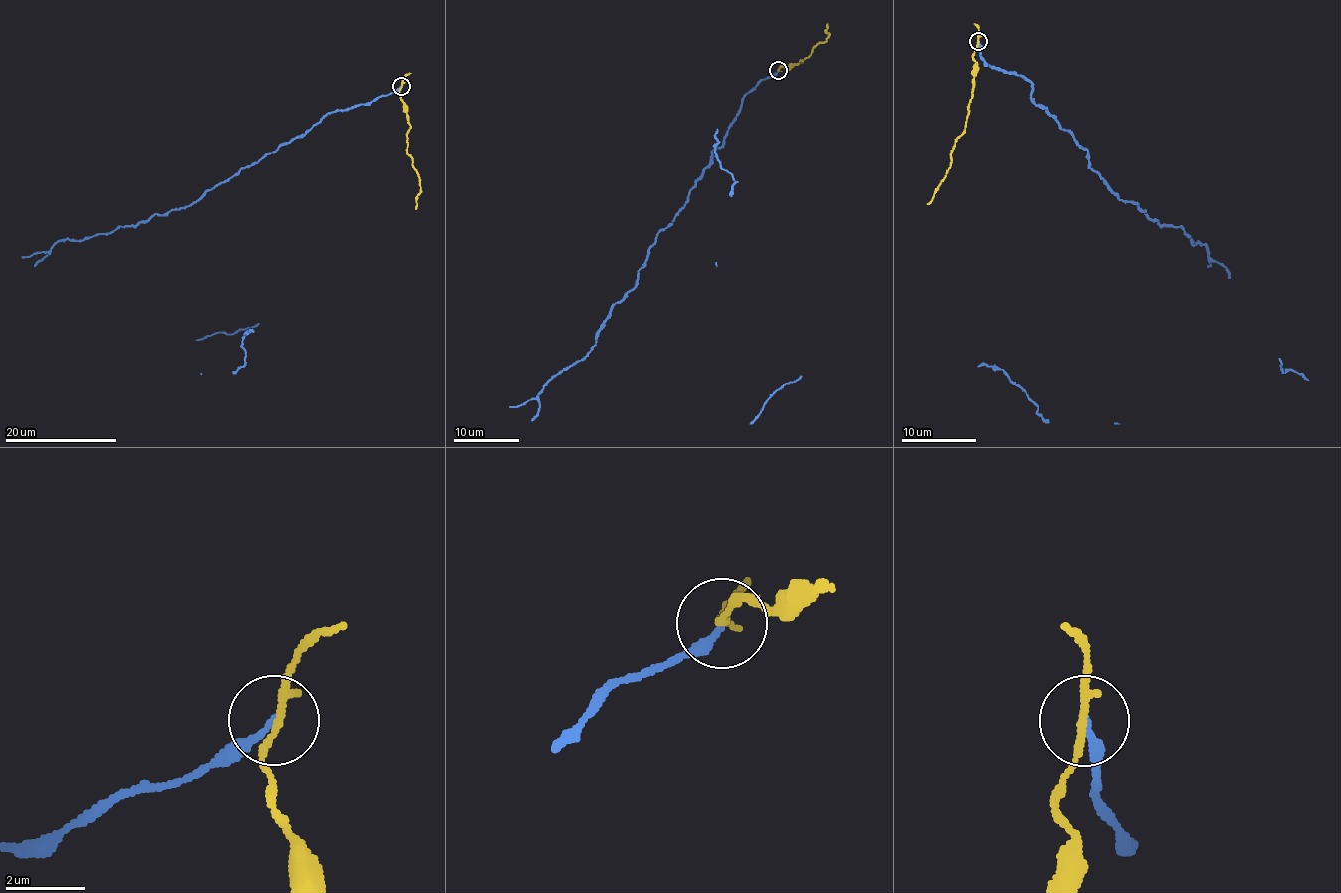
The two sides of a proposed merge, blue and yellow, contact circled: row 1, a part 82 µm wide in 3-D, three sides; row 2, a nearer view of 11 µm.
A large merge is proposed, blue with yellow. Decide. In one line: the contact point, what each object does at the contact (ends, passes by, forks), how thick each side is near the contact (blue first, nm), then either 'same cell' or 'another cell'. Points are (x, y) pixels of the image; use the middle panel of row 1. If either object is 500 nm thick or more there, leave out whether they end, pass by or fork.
place (778, 70); blue ends; yellow passes by; calibres 170 and 170 nm; another cell

